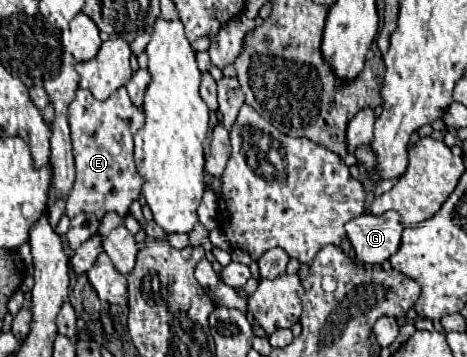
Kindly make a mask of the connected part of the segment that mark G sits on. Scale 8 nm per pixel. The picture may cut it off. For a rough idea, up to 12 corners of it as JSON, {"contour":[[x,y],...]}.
{"contour":[[397,211],[363,213],[345,225],[355,257],[383,263],[397,253]]}

